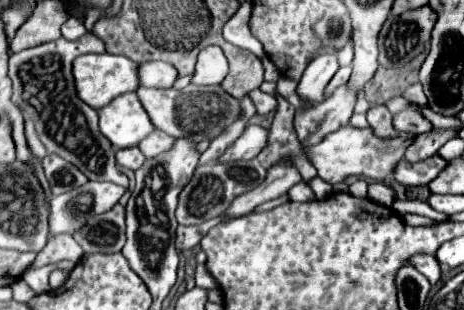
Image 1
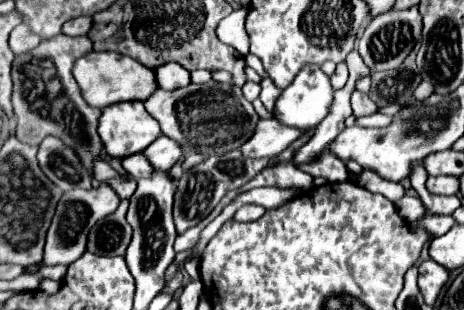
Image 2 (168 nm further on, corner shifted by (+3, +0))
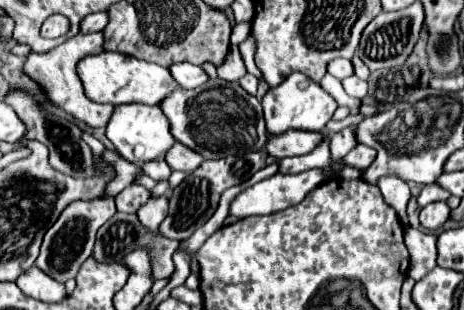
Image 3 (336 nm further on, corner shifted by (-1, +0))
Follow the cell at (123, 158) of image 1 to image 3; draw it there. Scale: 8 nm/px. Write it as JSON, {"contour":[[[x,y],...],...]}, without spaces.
{"contour":[[[156,158],[156,160],[144,162],[144,164],[142,164],[142,172],[148,174],[150,178],[154,178],[156,182],[160,182],[160,180],[168,180],[170,174],[172,174],[172,170],[168,168],[168,164],[166,164],[164,158]]]}

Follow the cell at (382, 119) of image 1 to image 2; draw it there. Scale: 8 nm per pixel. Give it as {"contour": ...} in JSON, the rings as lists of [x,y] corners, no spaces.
{"contour":[[[352,92],[352,110],[354,116],[366,116],[366,114],[374,114],[378,110],[378,106],[368,98],[368,94],[362,92]]]}

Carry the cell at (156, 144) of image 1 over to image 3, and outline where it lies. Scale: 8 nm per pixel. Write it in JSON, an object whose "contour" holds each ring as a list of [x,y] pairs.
{"contour":[[[176,142],[170,150],[166,150],[164,160],[168,162],[168,166],[172,170],[184,170],[184,172],[192,172],[204,158],[198,152],[192,152],[190,148],[184,148],[184,144]]]}

